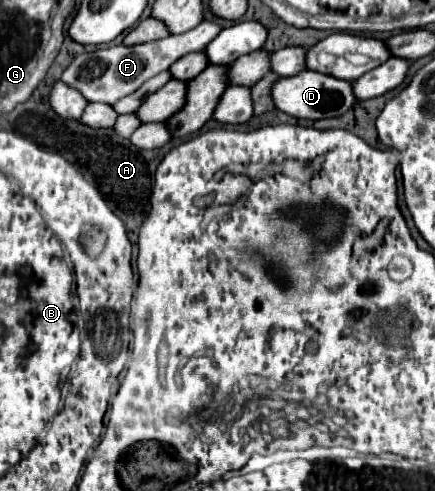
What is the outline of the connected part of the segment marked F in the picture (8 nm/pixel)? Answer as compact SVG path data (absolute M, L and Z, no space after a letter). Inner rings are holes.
M203 20L197 28L183 32L183 34L171 34L163 40L147 42L147 44L137 44L137 46L109 46L109 48L99 48L87 54L77 56L69 68L63 72L61 80L67 82L69 86L77 88L89 102L105 102L105 104L115 104L119 98L133 94L143 82L147 82L151 76L157 76L163 70L169 70L173 62L183 58L185 54L191 52L201 52L207 48L207 44L221 32L221 26Z

